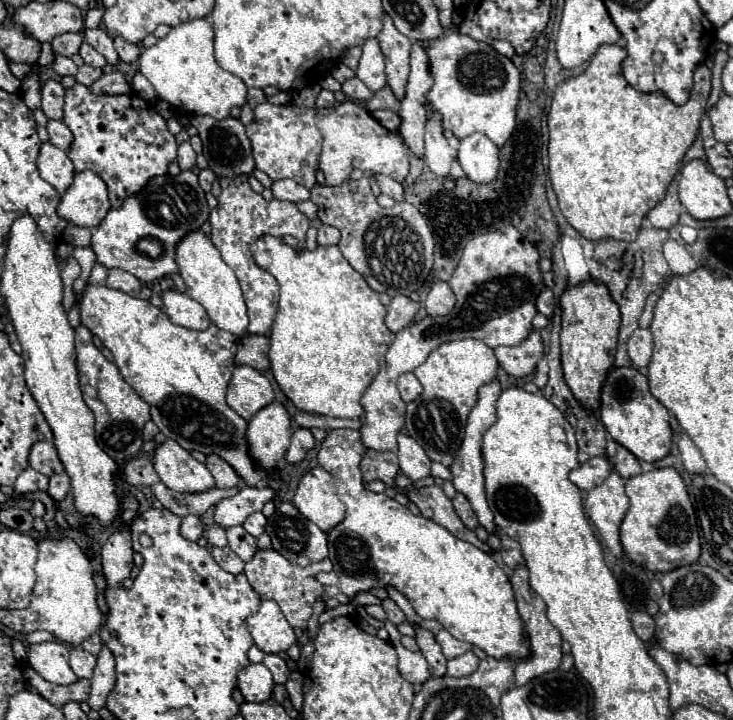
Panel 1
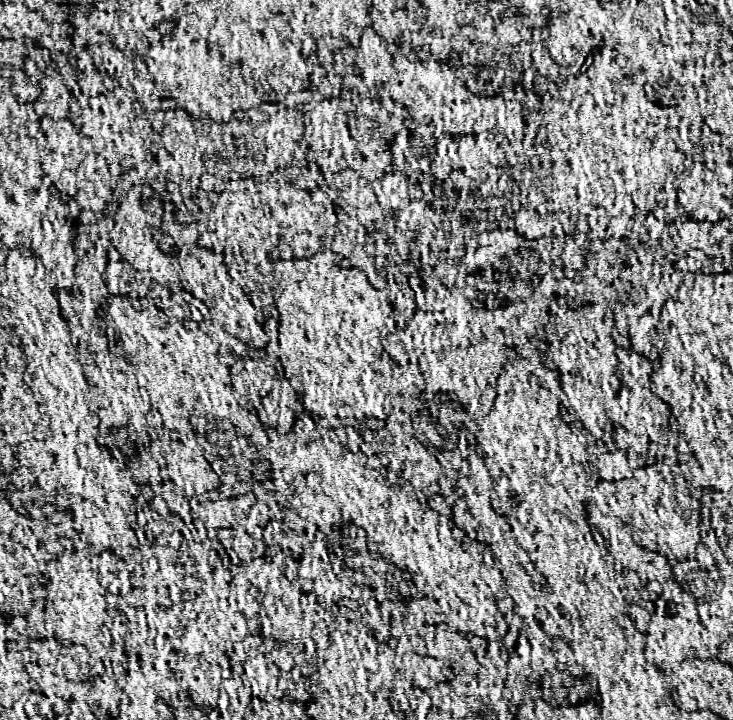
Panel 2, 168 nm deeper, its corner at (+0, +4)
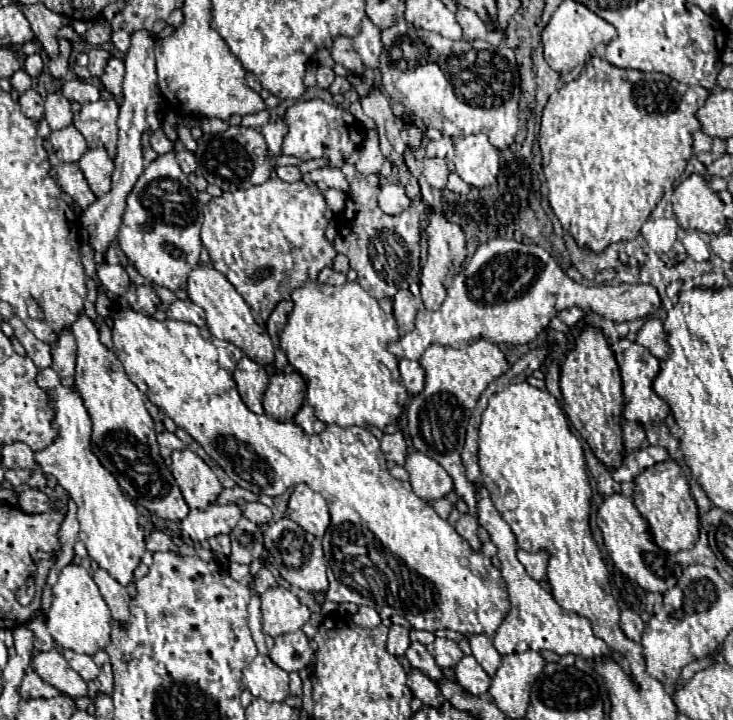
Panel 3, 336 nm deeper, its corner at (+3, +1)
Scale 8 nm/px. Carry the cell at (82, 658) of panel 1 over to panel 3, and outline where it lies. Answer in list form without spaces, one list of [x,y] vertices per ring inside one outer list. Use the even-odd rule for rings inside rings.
[[[64,651],[64,657],[68,659],[70,667],[84,679],[84,681],[92,681],[98,677],[100,669],[96,667],[96,663],[92,661],[90,655],[80,655],[80,653],[74,653],[74,651]]]

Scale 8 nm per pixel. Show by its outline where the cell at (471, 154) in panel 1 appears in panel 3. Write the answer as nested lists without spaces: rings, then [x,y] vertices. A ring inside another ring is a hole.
[[[468,135],[456,141],[454,155],[456,173],[472,187],[488,187],[496,183],[500,171],[500,153],[490,145],[486,135]]]

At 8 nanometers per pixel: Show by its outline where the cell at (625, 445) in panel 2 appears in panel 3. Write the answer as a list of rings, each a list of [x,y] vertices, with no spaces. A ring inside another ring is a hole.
[[[624,423],[622,427],[622,439],[624,439],[624,449],[626,451],[636,451],[642,447],[642,443],[646,441],[644,435],[644,427],[640,423]]]

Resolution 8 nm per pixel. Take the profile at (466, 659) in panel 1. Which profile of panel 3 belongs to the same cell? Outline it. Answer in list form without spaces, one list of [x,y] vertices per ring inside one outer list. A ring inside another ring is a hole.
[[[472,655],[462,657],[460,663],[454,667],[454,673],[456,673],[456,681],[458,681],[466,691],[470,691],[472,695],[484,697],[484,695],[488,693],[490,677],[488,677],[488,673],[476,663],[476,659],[474,659]]]

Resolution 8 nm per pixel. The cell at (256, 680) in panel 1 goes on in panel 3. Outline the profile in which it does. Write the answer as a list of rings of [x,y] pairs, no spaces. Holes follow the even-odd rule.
[[[256,655],[254,661],[242,669],[242,681],[254,697],[264,701],[284,701],[290,695],[288,673],[276,667],[266,655]]]

